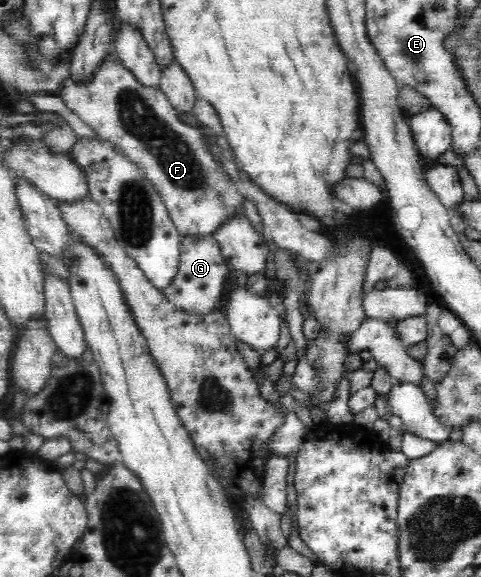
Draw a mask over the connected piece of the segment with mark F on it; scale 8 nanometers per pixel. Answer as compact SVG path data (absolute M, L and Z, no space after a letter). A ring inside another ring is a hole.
M106 53L103 63L95 69L89 83L76 81L67 75L55 95L61 97L67 108L77 114L85 125L91 127L100 139L110 141L114 147L120 149L126 159L144 172L146 179L152 182L158 195L162 197L173 225L182 237L189 234L213 236L214 231L229 220L229 217L244 216L245 199L223 166L208 151L203 130L181 121L180 113L173 108L159 86L146 87L138 83L133 73L118 59L117 53Z

